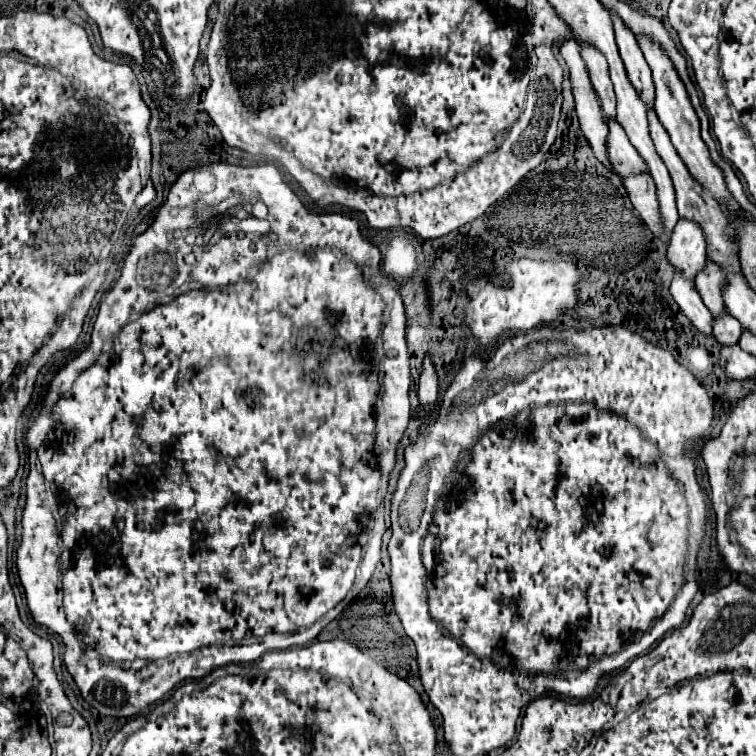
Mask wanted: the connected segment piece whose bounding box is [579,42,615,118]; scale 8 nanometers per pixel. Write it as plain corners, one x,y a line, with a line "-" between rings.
579,42
583,48
583,60
587,64
593,88
601,100
601,108
609,118
615,118
615,92
613,92
613,84
609,80
609,68
607,68
607,60
601,52
595,52
595,48
591,44
583,44

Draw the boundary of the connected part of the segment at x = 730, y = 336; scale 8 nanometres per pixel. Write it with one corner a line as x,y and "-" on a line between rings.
723,312
719,318
713,320
713,336
719,344
737,344
741,338
741,324
729,312

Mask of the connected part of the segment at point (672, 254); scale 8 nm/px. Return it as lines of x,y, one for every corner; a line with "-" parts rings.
679,220
667,248
667,260
671,266
681,268
689,280
695,280
695,276
705,268
707,256
705,256
705,240
701,234
699,224
689,220

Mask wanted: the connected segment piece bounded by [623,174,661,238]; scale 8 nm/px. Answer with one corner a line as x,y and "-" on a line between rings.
639,174
633,178
625,178
623,186
627,188
631,204
641,214
653,236
661,238
661,214
659,214
657,192
655,192
657,188
653,184
653,178
649,174

